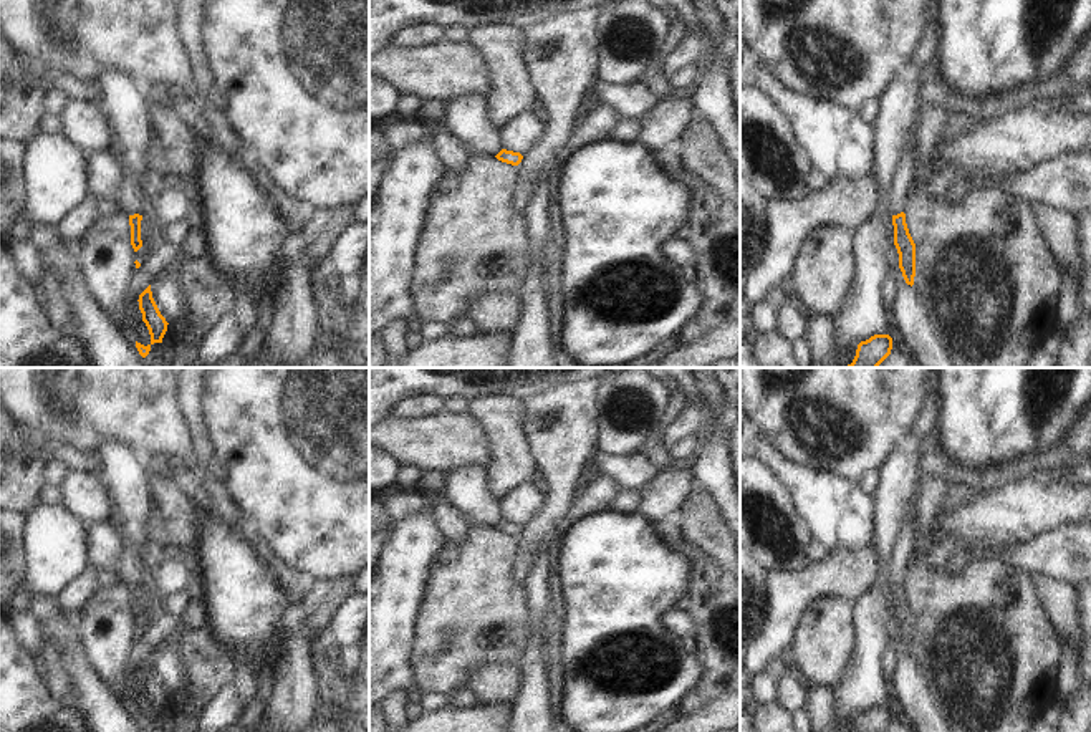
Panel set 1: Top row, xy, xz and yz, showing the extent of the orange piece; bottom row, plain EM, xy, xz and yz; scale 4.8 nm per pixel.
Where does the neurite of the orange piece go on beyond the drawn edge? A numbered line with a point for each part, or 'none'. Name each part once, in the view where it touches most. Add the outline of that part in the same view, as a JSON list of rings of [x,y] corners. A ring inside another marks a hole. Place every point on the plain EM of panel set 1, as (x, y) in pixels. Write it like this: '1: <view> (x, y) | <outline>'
1: yz (908, 544) | [[[911,502],[907,505],[906,520],[901,523],[897,540],[892,548],[889,563],[889,581],[892,586],[897,586],[906,581],[906,570],[922,548],[919,535],[911,527],[911,513],[914,508],[916,503]]]

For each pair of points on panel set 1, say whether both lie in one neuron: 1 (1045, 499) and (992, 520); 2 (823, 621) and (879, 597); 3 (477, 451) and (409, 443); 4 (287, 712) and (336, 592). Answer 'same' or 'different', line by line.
1: same
2: different
3: same
4: same

